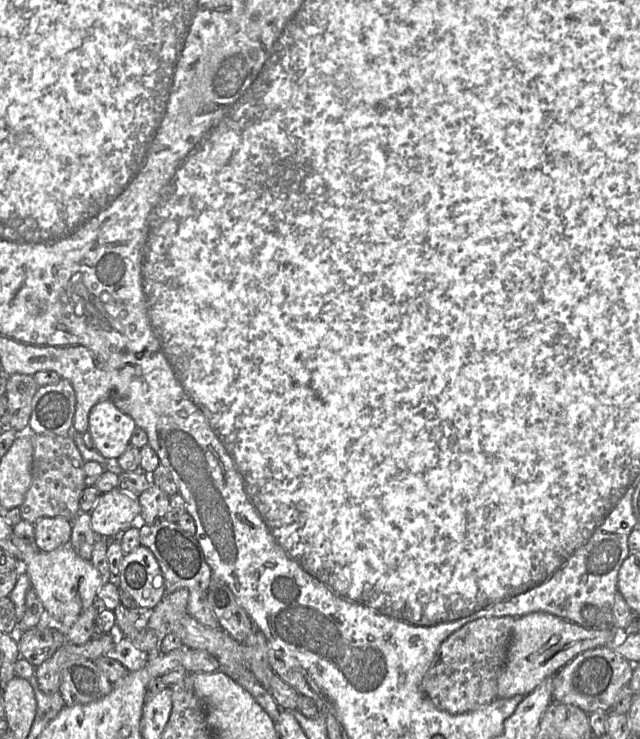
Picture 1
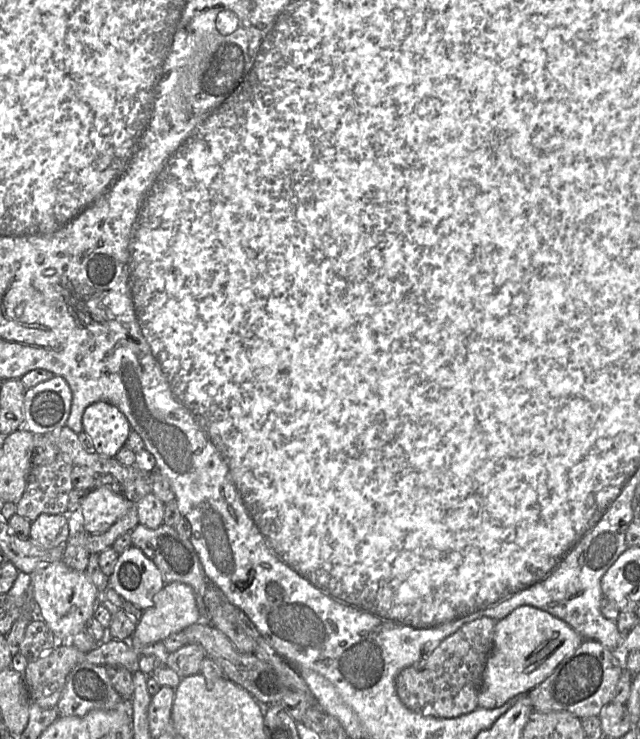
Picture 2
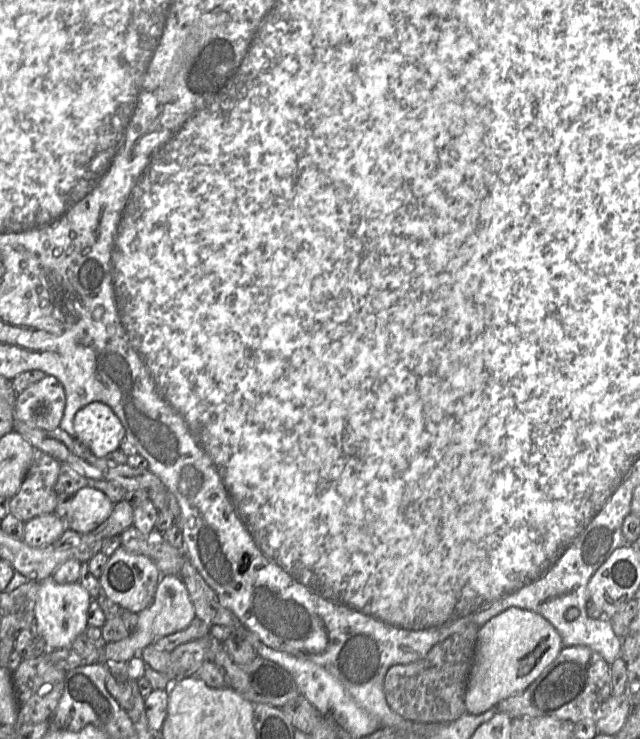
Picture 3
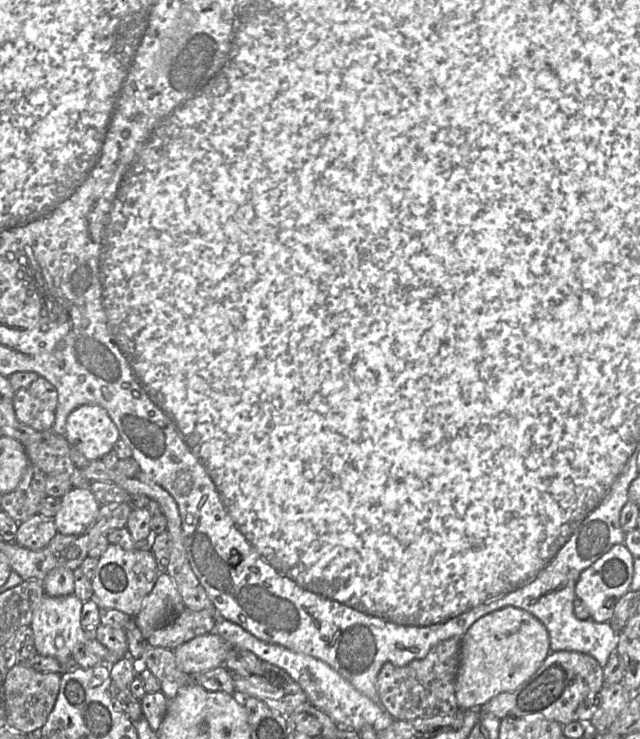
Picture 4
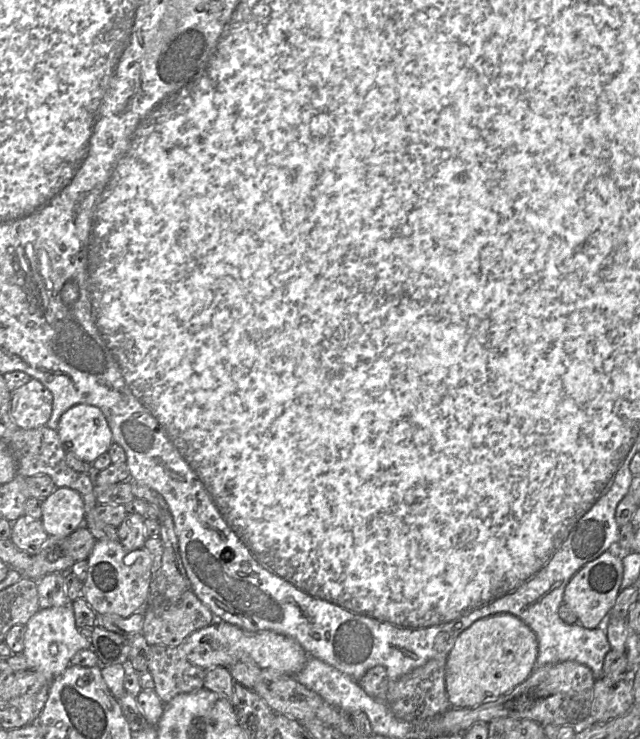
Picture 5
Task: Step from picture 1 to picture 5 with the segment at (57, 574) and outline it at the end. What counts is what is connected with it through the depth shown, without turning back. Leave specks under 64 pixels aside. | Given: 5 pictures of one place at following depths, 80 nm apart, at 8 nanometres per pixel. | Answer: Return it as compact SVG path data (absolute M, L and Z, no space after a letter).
M71 603L60 607L39 609L25 624L22 654L28 663L28 670L42 674L51 682L69 666L76 652L91 647L90 640L82 636L76 626Z

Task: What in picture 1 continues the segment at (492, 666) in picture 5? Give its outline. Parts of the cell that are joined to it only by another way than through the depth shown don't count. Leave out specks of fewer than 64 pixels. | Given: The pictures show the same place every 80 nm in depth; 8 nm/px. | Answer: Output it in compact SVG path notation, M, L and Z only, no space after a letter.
M531 612L515 618L506 662L497 679L497 698L527 695L579 653L611 645L619 636L622 634L614 629L588 628L546 612Z

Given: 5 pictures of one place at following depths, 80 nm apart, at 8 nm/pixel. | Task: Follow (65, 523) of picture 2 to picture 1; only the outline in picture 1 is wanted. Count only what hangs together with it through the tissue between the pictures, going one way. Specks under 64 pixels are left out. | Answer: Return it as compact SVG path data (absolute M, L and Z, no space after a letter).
M42 517L34 523L35 546L40 551L50 552L70 541L72 521L63 517Z

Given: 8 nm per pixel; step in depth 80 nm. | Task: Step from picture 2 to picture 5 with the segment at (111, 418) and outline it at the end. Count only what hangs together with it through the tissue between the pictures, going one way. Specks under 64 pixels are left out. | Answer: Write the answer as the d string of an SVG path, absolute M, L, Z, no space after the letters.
M76 404L64 412L57 428L66 450L92 463L107 453L113 436L103 412L94 405Z

